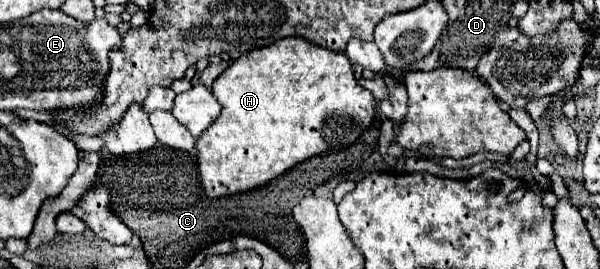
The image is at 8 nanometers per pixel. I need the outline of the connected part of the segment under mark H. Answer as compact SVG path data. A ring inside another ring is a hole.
M282 38L266 48L258 48L258 50L250 50L250 54L244 54L242 58L234 60L220 76L218 80L212 84L212 94L216 96L216 100L222 104L222 112L218 116L218 120L196 140L196 158L198 158L198 170L200 170L200 182L202 182L202 188L206 192L206 196L210 198L222 198L222 196L232 196L232 194L238 194L238 192L248 192L252 188L258 188L274 180L274 172L278 172L280 164L282 164L282 172L296 166L298 162L304 162L316 154L322 154L322 152L334 152L334 150L340 150L340 148L346 148L350 146L374 120L374 114L376 114L376 100L374 96L364 90L358 80L354 78L354 70L352 70L352 64L350 60L346 58L344 52L330 52L322 46L314 46L312 42L306 42L304 38Z

